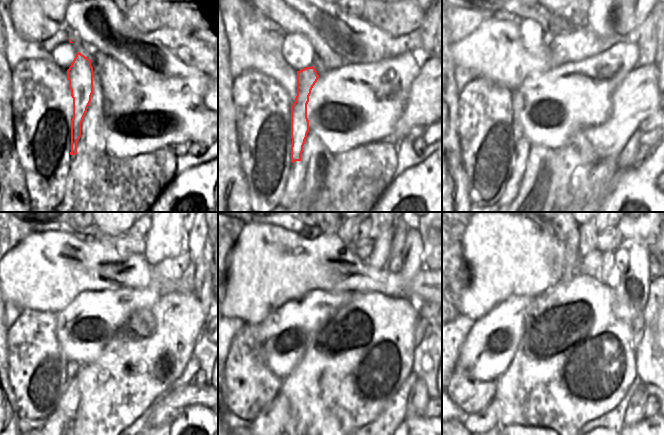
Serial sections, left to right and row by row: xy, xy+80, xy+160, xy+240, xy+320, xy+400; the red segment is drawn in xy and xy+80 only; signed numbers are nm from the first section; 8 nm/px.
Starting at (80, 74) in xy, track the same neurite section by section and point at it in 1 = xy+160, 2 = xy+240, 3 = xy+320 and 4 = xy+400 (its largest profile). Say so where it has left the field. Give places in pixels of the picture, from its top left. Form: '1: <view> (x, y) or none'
1: xy+160 (523, 144)
2: xy+240 (69, 401)
3: xy+320 (281, 401)
4: none

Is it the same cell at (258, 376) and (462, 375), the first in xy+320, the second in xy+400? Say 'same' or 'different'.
same

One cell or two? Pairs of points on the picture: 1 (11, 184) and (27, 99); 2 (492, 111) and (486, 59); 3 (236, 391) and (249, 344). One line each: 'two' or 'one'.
1: two
2: two
3: one

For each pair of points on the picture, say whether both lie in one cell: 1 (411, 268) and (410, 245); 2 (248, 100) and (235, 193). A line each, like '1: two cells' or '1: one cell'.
1: one cell
2: two cells

